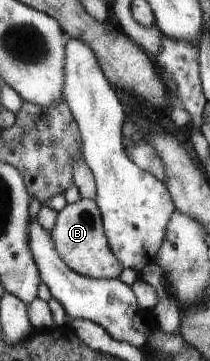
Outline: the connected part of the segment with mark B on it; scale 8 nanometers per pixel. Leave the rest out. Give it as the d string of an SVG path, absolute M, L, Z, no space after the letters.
M79 199L57 211L57 221L51 230L59 255L68 268L93 279L118 279L124 268L110 248L108 236L103 227L103 215L96 201Z

